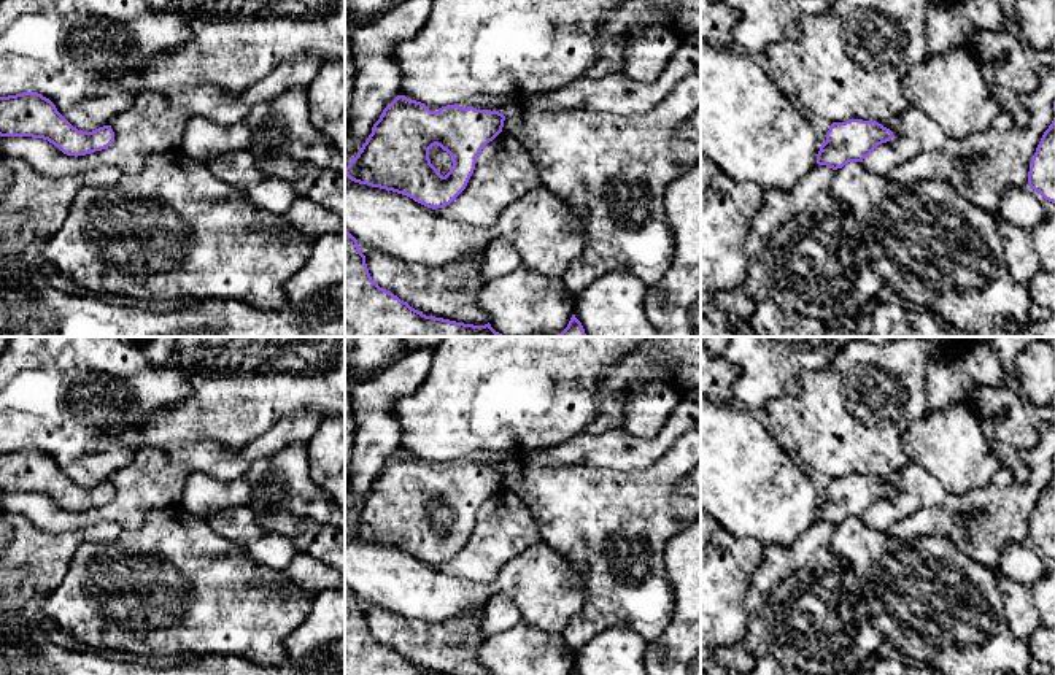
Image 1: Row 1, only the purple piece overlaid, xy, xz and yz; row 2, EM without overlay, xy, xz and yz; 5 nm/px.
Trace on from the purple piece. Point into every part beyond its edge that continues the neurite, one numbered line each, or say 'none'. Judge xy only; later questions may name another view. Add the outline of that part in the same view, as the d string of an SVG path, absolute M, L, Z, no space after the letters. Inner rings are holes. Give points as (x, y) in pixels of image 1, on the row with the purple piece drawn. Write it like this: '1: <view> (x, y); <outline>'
none

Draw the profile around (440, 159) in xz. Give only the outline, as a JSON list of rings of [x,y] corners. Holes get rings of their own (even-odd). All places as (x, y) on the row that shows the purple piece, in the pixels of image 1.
[[[437,145],[429,149],[429,159],[442,176],[445,176],[453,167],[451,156]]]

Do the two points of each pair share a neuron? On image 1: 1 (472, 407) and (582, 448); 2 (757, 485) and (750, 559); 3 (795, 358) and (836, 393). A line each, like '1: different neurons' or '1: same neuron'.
1: different neurons
2: different neurons
3: different neurons

